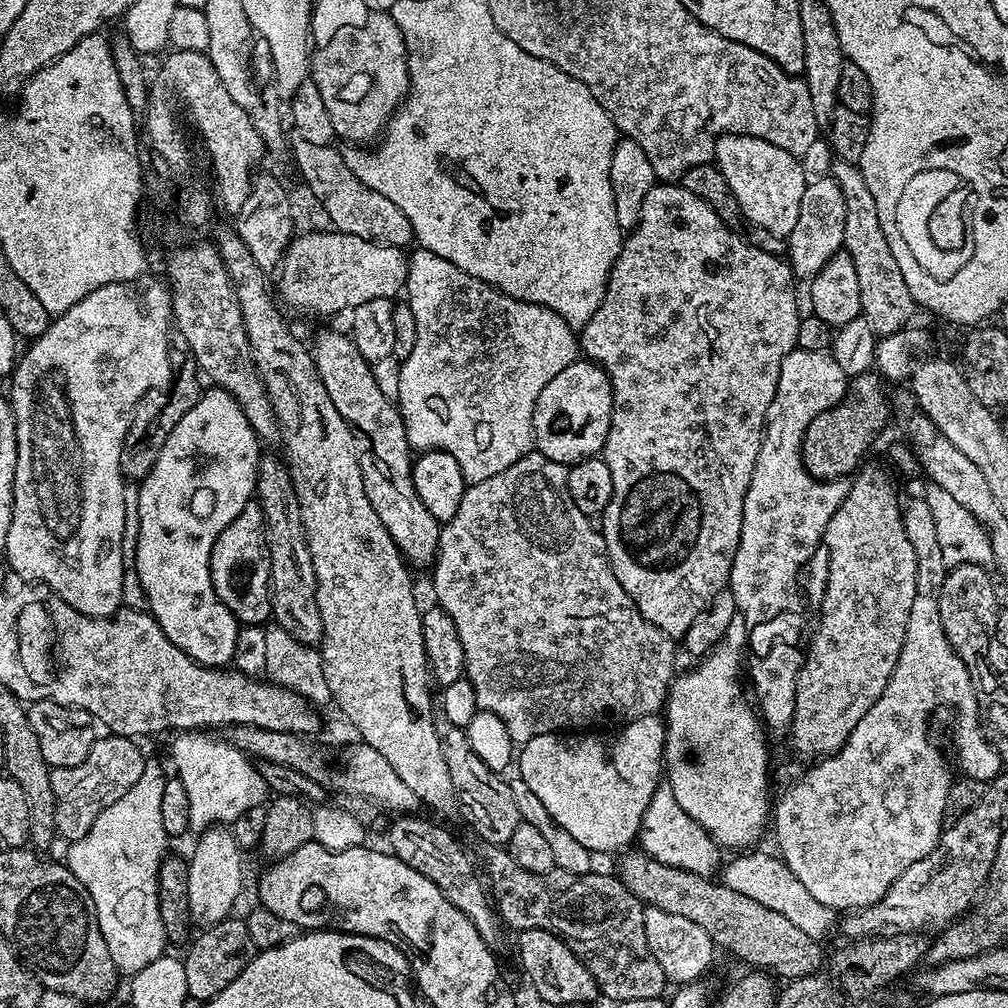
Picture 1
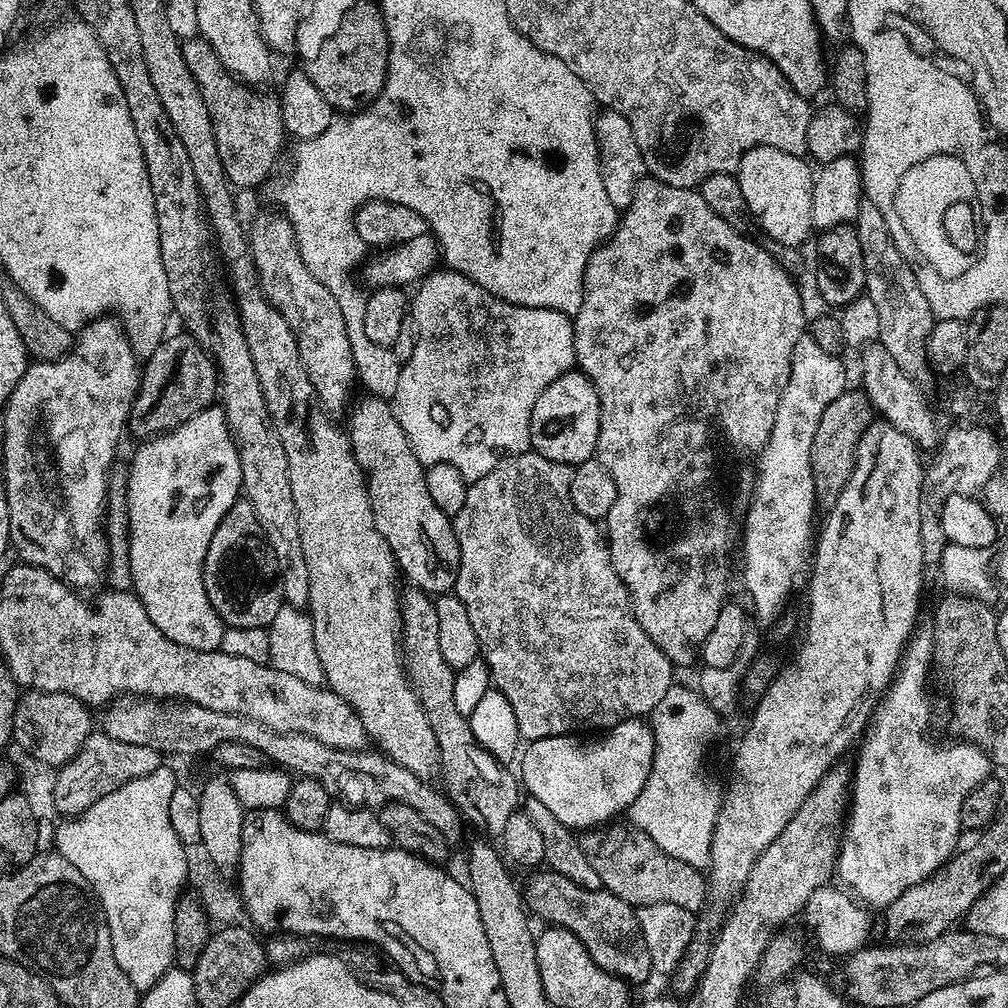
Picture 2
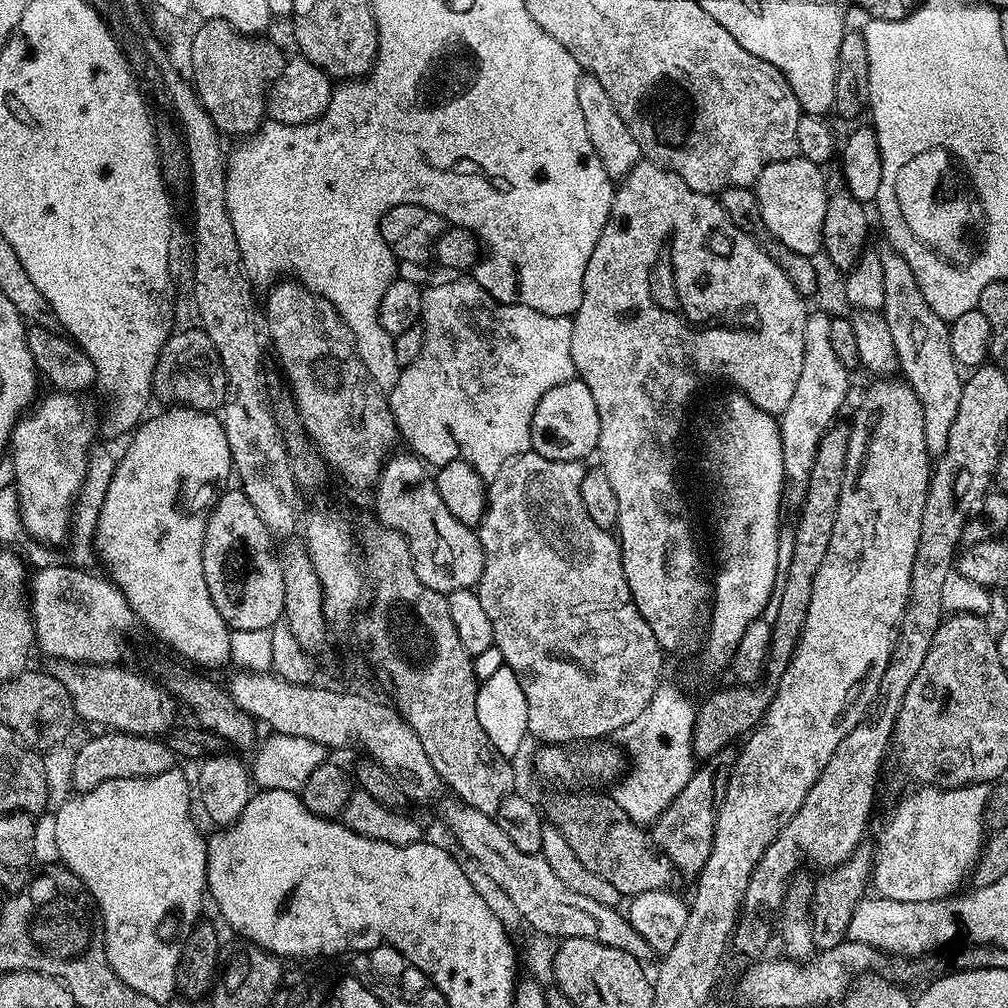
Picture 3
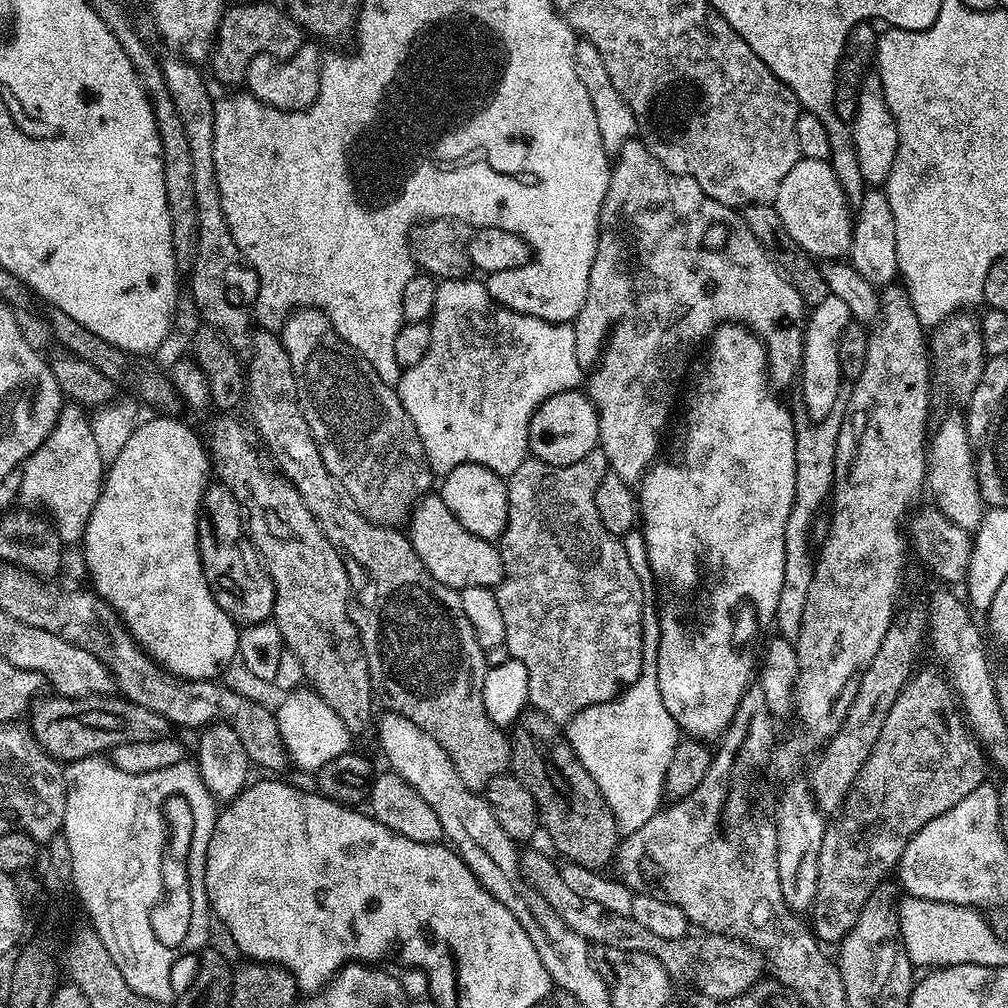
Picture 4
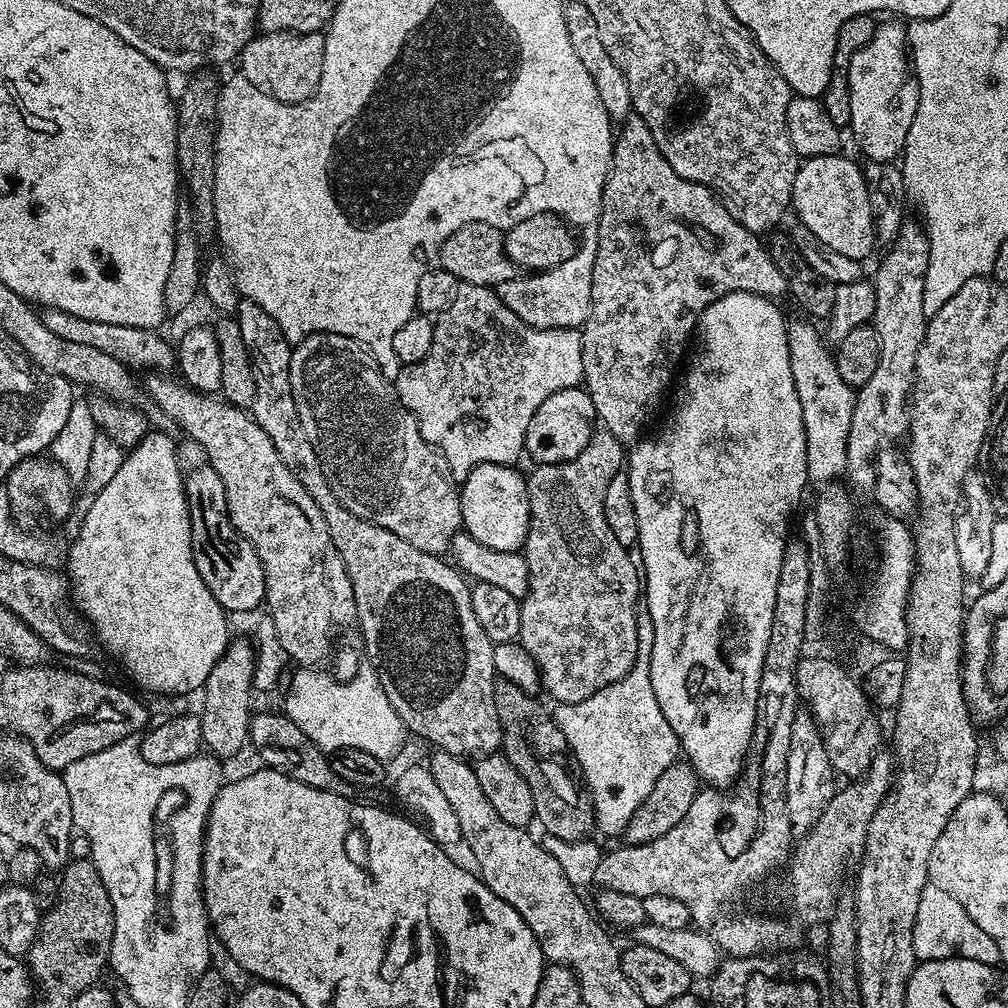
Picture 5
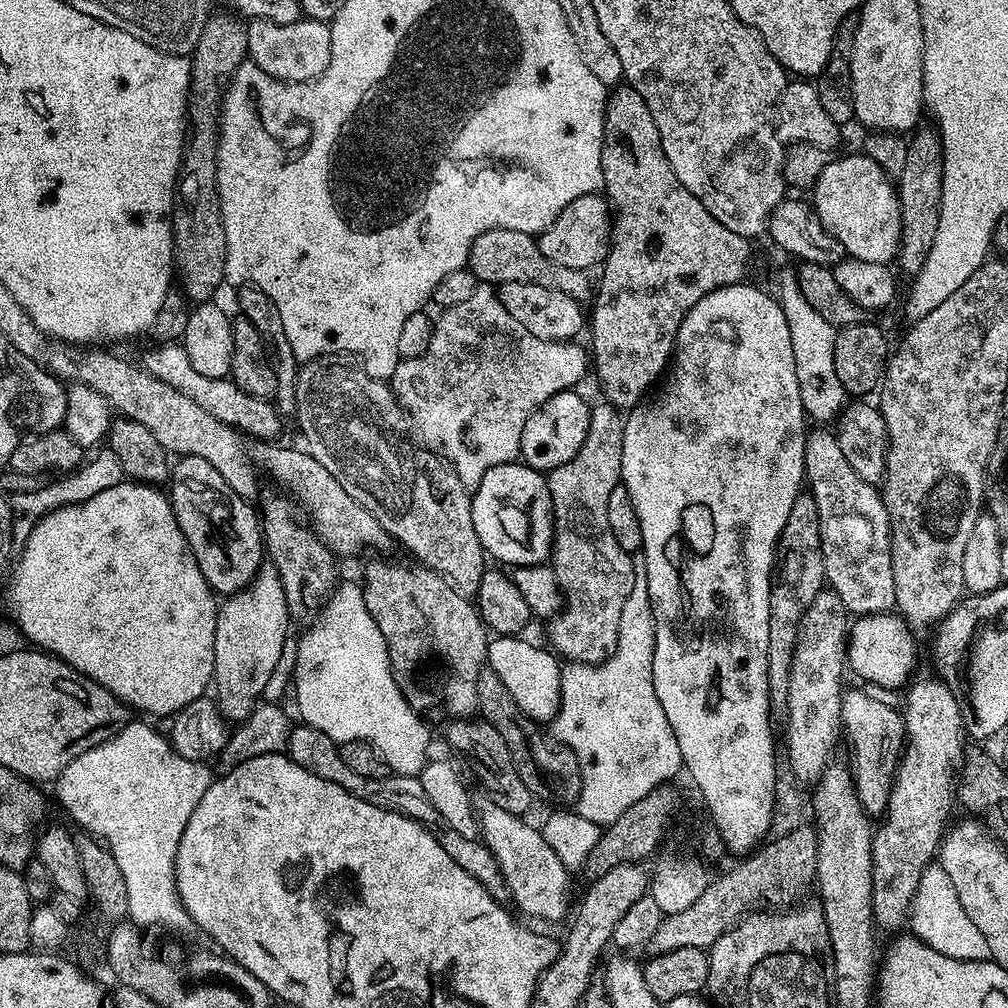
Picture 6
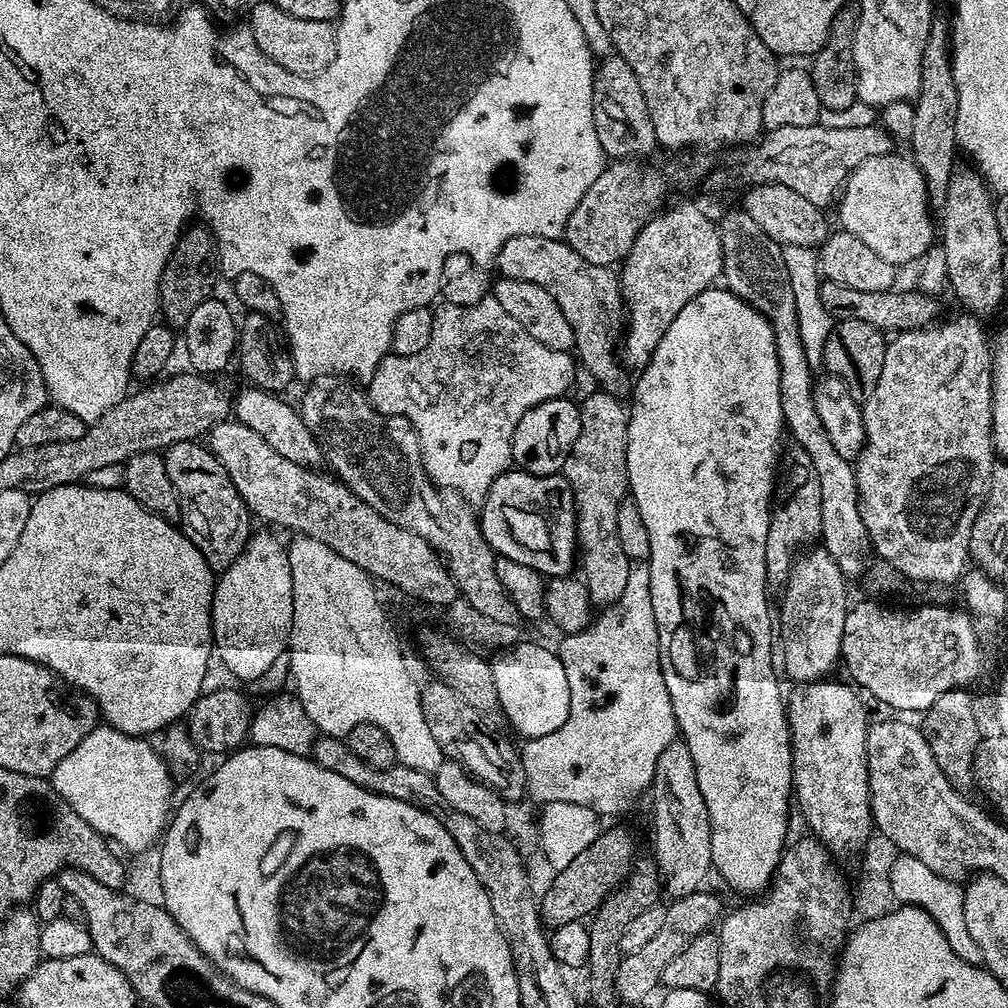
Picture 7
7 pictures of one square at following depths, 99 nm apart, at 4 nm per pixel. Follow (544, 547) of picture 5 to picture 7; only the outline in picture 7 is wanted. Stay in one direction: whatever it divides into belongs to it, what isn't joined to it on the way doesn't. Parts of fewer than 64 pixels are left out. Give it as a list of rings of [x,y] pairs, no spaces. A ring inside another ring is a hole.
[[[597,390],[583,397],[580,404],[578,438],[566,458],[562,475],[576,497],[576,538],[578,572],[596,606],[613,604],[630,578],[633,561],[618,542],[618,506],[629,495],[626,470],[628,414],[621,397]]]

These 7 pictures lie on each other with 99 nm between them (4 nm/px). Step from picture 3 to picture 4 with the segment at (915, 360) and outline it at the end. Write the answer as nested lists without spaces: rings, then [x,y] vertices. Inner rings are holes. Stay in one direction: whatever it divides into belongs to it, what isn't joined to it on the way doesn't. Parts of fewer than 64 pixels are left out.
[[[944,416],[940,425],[935,425],[926,445],[928,453],[928,471],[926,473],[927,491],[932,491],[936,499],[935,507],[954,526],[963,528],[972,534],[980,526],[980,519],[984,516],[986,505],[980,499],[980,487],[976,481],[976,466],[974,463],[973,441],[968,435],[968,425],[965,417]]]

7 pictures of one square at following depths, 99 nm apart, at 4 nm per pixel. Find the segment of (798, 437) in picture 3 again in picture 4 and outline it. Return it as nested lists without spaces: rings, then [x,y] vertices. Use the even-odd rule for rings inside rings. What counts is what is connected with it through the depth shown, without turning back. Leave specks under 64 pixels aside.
[[[829,294],[822,298],[807,313],[804,326],[804,349],[800,359],[799,384],[804,390],[804,400],[802,407],[808,412],[811,420],[824,420],[827,416],[833,415],[836,402],[841,401],[840,383],[840,363],[838,362],[838,342],[842,338],[842,330],[846,330],[848,324],[853,323],[850,306],[842,302],[842,298]]]

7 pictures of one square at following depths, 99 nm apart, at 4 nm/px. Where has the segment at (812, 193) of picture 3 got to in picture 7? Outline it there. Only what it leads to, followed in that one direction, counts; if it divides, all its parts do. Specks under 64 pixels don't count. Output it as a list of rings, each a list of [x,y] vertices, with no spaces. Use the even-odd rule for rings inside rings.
[[[891,151],[887,152],[885,156],[866,158],[866,162],[862,162],[862,166],[858,166],[849,174],[848,181],[844,183],[838,197],[839,227],[843,231],[862,238],[862,242],[866,242],[866,246],[870,246],[870,250],[874,250],[874,254],[886,258],[886,262],[903,266],[903,264],[910,263],[911,260],[916,262],[923,258],[929,248],[933,247],[934,240],[932,240],[932,216],[928,213],[930,201],[922,170],[916,165],[916,161],[912,159],[911,155],[896,155],[895,151]]]

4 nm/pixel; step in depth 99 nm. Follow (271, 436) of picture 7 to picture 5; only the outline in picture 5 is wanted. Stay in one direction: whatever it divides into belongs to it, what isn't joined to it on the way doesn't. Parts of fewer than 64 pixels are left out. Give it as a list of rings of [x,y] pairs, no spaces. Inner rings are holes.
[[[44,308],[39,317],[42,326],[46,326],[53,334],[58,334],[58,338],[66,338],[66,342],[78,342],[78,346],[94,346],[94,350],[102,350],[102,354],[118,358],[118,362],[127,365],[129,369],[148,368],[144,370],[152,374],[168,374],[177,367],[177,349],[159,331],[118,326],[112,322],[94,322],[90,318],[78,318],[78,314],[57,308]]]

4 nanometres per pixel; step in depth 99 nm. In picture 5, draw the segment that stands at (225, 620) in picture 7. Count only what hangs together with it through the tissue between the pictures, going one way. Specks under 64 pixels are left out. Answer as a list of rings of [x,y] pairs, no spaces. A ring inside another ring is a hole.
[[[233,639],[214,666],[214,670],[210,670],[210,678],[206,678],[202,689],[204,705],[198,709],[198,715],[204,739],[203,747],[224,762],[228,762],[231,756],[238,755],[243,750],[244,744],[246,748],[249,743],[248,728],[252,725],[254,715],[252,679],[256,662],[256,649],[249,644],[244,640]]]

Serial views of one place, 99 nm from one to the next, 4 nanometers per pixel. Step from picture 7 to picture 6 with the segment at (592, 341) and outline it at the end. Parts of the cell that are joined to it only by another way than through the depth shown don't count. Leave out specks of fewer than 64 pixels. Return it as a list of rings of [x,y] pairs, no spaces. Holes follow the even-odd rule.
[[[495,228],[478,234],[471,250],[468,251],[466,268],[484,286],[499,286],[510,282],[532,283],[560,291],[579,302],[587,301],[594,292],[593,281],[588,281],[589,273],[585,269],[558,266],[558,262],[542,254],[535,235],[518,230]]]

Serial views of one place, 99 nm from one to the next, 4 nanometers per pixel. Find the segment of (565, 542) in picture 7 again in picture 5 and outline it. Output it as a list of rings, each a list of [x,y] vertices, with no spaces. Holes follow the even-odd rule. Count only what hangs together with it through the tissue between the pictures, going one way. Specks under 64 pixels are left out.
[[[479,464],[463,477],[460,489],[460,519],[463,531],[490,550],[520,552],[528,537],[530,498],[528,481],[507,464]]]

